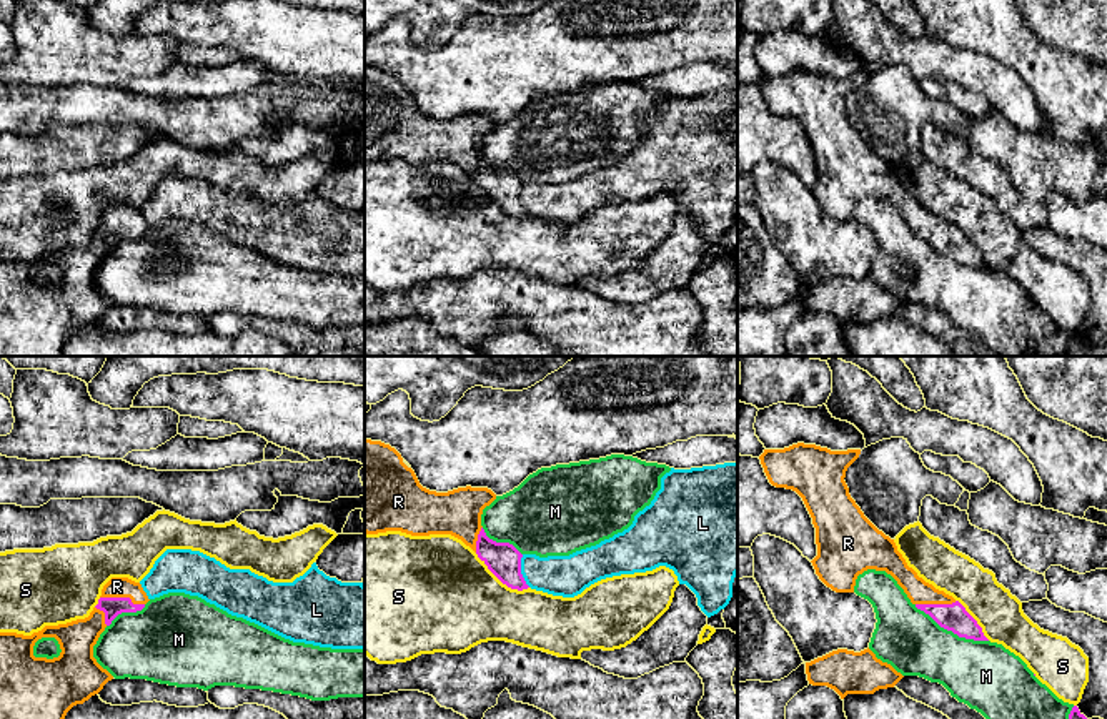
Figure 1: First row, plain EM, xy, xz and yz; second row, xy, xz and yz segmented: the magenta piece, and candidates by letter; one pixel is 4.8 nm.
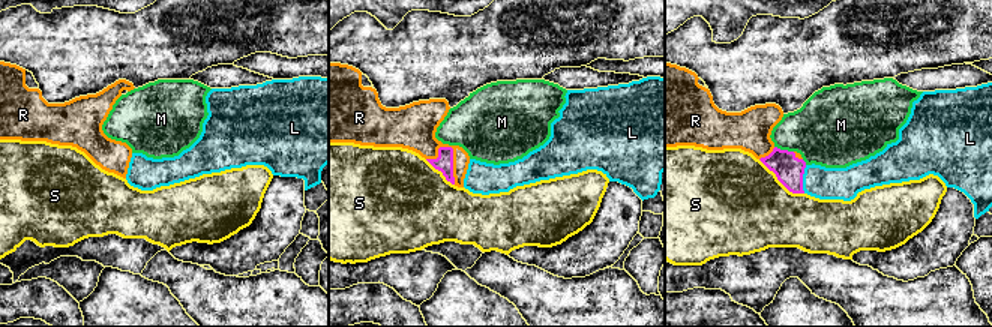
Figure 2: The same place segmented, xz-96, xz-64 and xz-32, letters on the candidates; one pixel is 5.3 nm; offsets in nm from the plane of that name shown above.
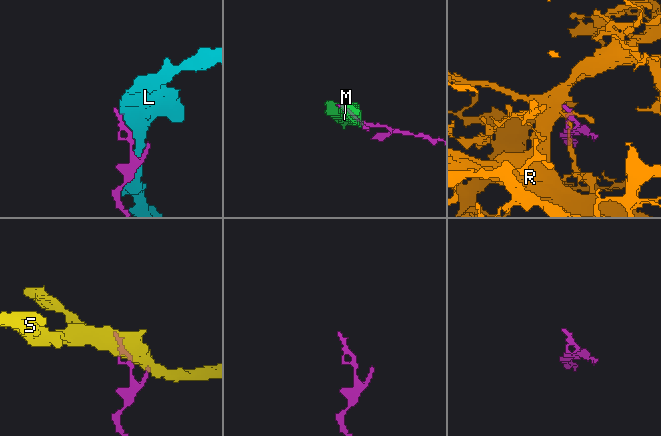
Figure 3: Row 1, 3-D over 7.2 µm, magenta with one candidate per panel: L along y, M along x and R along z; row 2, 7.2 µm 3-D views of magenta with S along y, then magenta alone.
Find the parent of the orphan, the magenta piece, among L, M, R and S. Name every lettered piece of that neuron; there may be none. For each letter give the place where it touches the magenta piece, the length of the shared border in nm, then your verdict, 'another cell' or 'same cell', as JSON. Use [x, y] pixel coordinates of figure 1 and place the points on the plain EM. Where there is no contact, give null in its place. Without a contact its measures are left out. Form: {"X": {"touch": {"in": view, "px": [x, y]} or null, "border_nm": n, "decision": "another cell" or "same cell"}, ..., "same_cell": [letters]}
{"L": {"touch": {"in": "xz", "px": [520, 198]}, "border_nm": 170, "decision": "another cell"}, "M": {"touch": {"in": "yz", "px": [951, 257]}, "border_nm": 400, "decision": "another cell"}, "R": {"touch": {"in": "xy", "px": [122, 225]}, "border_nm": 220, "decision": "same cell"}, "S": {"touch": {"in": "xz", "px": [501, 208]}, "border_nm": 320, "decision": "another cell"}, "same_cell": ["R"]}

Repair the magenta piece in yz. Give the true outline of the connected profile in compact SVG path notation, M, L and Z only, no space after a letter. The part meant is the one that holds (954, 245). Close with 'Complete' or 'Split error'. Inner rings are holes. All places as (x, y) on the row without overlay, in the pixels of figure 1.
M797 70L764 77L759 83L769 110L796 118L812 145L817 183L811 190L819 206L836 220L854 220L859 201L886 198L941 255L959 265L989 268L959 228L907 193L894 166L879 158L851 125L844 105L859 82L861 77L831 78Z. Split error

